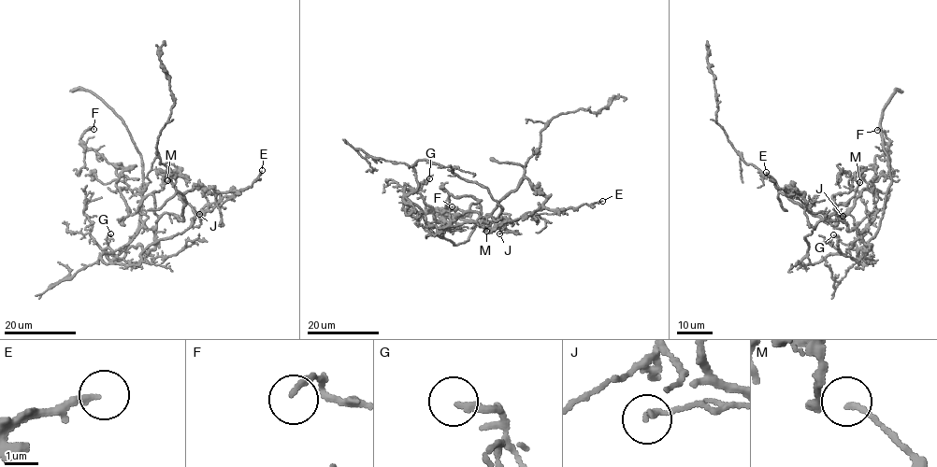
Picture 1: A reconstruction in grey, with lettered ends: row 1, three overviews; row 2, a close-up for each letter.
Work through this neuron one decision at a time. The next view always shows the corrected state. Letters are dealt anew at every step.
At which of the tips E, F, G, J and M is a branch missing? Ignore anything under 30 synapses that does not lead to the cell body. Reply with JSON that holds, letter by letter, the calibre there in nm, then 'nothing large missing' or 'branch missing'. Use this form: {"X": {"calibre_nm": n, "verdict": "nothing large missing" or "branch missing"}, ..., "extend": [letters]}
{"E": {"calibre_nm": 190, "verdict": "nothing large missing"}, "F": {"calibre_nm": 150, "verdict": "nothing large missing"}, "G": {"calibre_nm": 190, "verdict": "nothing large missing"}, "J": {"calibre_nm": 160, "verdict": "nothing large missing"}, "M": {"calibre_nm": 110, "verdict": "nothing large missing"}, "extend": []}

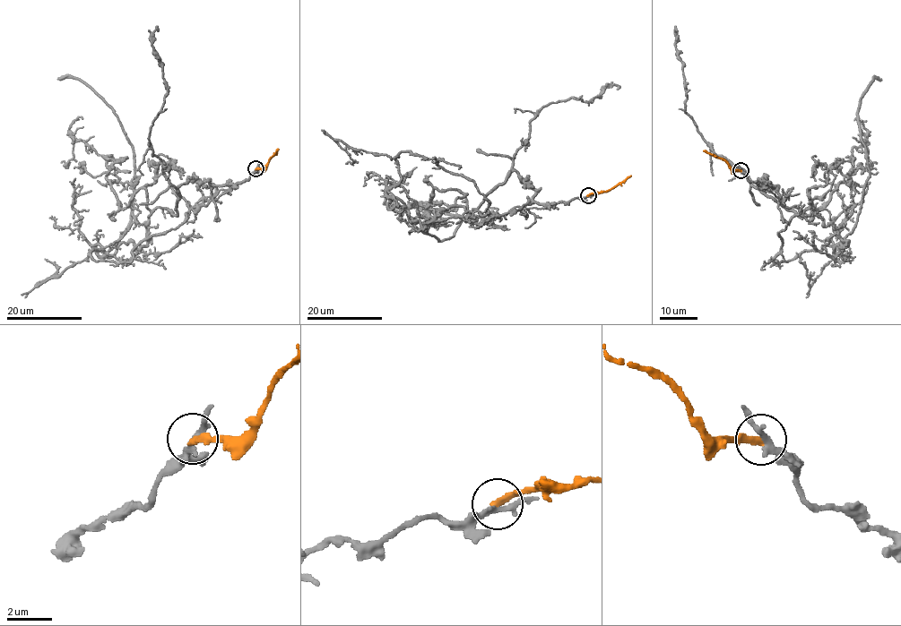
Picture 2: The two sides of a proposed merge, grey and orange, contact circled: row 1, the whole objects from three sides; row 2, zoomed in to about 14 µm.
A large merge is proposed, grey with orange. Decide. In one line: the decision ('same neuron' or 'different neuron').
different neuron

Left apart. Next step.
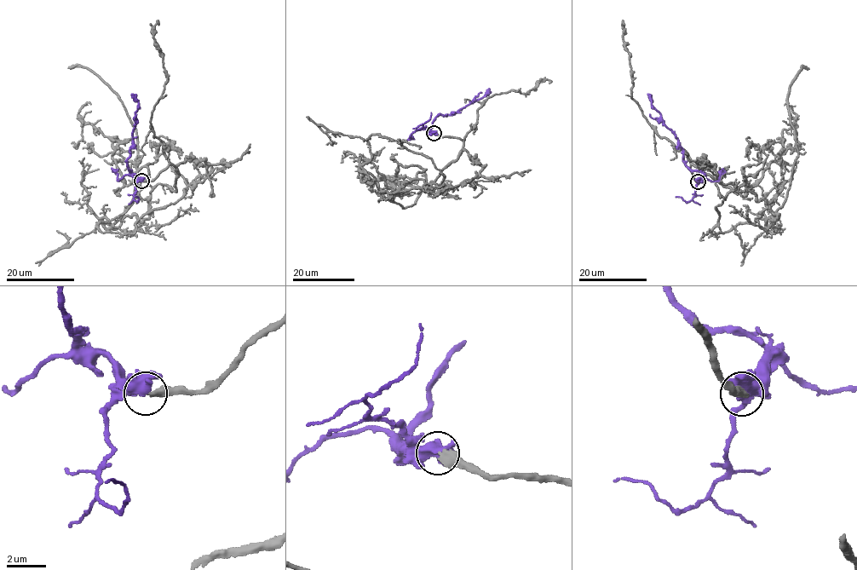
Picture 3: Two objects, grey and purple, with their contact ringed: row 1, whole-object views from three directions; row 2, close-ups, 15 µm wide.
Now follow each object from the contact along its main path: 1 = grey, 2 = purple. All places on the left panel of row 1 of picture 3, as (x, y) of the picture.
1: (142, 181), (179, 170), (140, 221), (124, 214), (135, 126), (106, 84), (68, 67)
2: (142, 181), (128, 169), (126, 164), (138, 104), (137, 99), (131, 94)

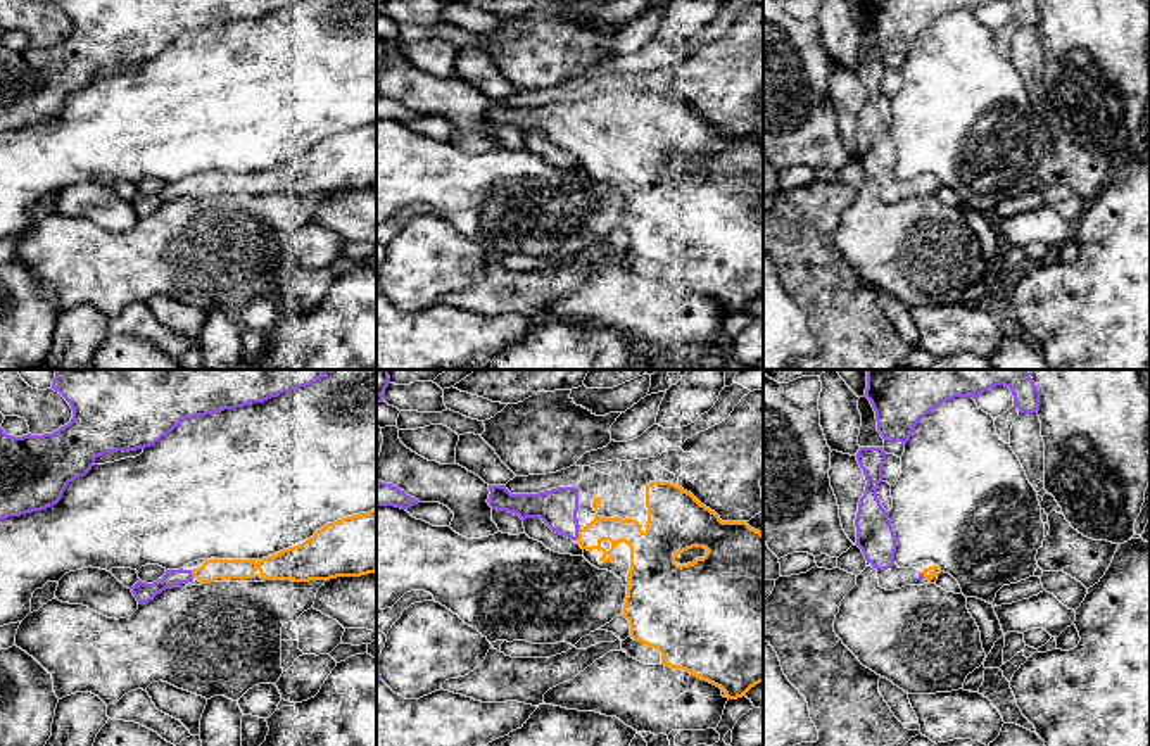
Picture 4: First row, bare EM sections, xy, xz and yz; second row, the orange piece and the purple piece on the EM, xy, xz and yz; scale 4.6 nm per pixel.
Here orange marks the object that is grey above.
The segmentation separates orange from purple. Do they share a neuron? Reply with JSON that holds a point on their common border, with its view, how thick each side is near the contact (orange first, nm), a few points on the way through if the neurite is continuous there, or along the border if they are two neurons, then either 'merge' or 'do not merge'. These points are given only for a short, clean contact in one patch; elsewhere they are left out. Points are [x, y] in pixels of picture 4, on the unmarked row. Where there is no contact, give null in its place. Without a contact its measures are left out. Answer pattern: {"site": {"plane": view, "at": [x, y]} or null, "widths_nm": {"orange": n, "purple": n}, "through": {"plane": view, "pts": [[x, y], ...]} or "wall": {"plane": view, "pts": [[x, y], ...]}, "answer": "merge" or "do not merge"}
{"site": {"plane": "xz", "at": [579, 147]}, "widths_nm": {"orange": 120, "purple": 180}, "through": {"plane": "xz", "pts": [[617, 144], [579, 147], [556, 121]]}, "answer": "merge"}

